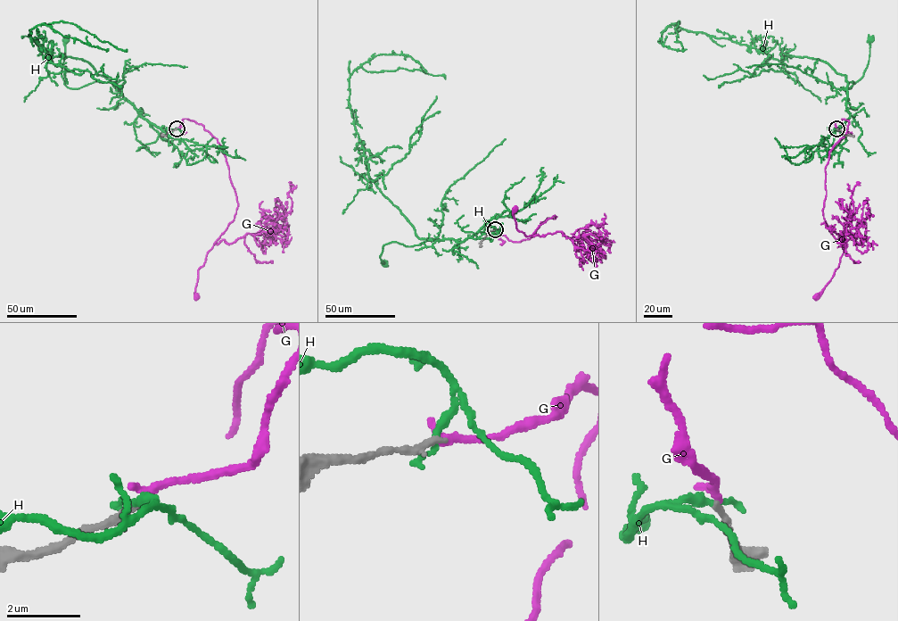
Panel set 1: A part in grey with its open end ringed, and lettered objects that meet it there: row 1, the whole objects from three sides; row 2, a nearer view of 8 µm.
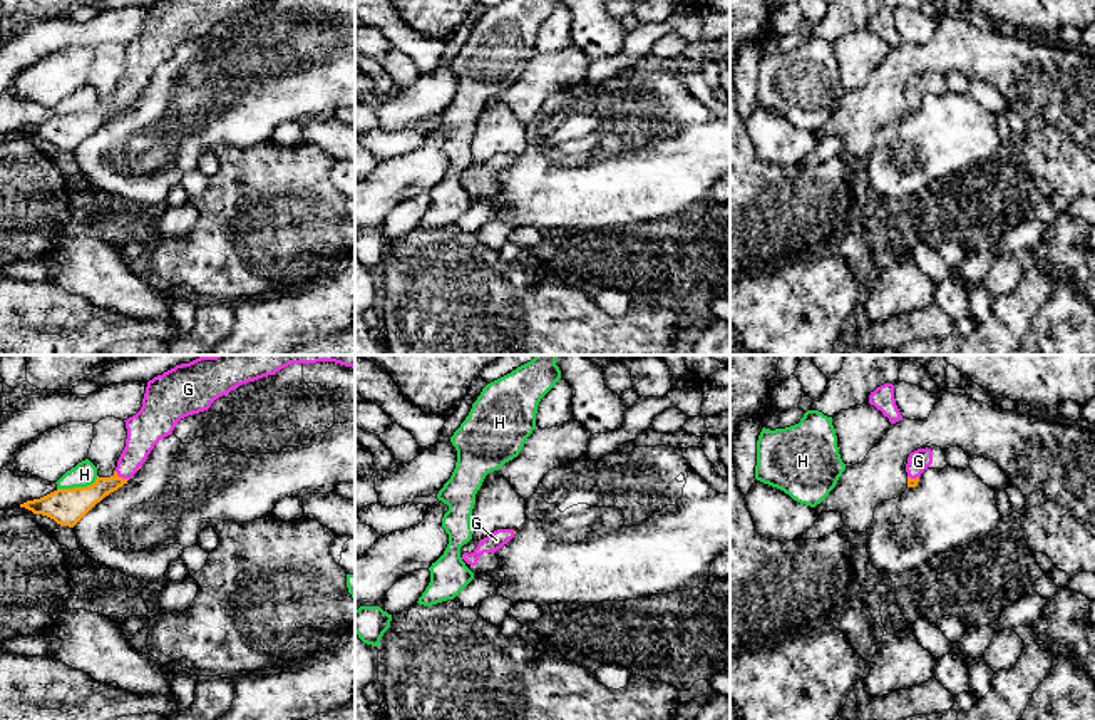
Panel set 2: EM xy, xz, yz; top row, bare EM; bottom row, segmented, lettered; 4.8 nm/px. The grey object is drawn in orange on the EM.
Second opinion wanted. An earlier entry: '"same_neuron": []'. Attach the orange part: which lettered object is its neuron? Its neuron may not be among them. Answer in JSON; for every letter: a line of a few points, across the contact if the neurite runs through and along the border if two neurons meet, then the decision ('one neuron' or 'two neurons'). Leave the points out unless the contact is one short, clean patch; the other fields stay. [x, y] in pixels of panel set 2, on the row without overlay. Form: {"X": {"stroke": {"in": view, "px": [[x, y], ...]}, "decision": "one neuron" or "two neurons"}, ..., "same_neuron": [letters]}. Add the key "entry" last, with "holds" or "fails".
{"G": {"stroke": {"in": "xy", "px": [[76, 128], [121, 102], [141, 66], [143, 56]]}, "decision": "one neuron"}, "H": {"stroke": {"in": "xy", "px": [[97, 101], [86, 111], [57, 114]]}, "decision": "two neurons"}, "same_neuron": ["G"], "entry": "fails"}

